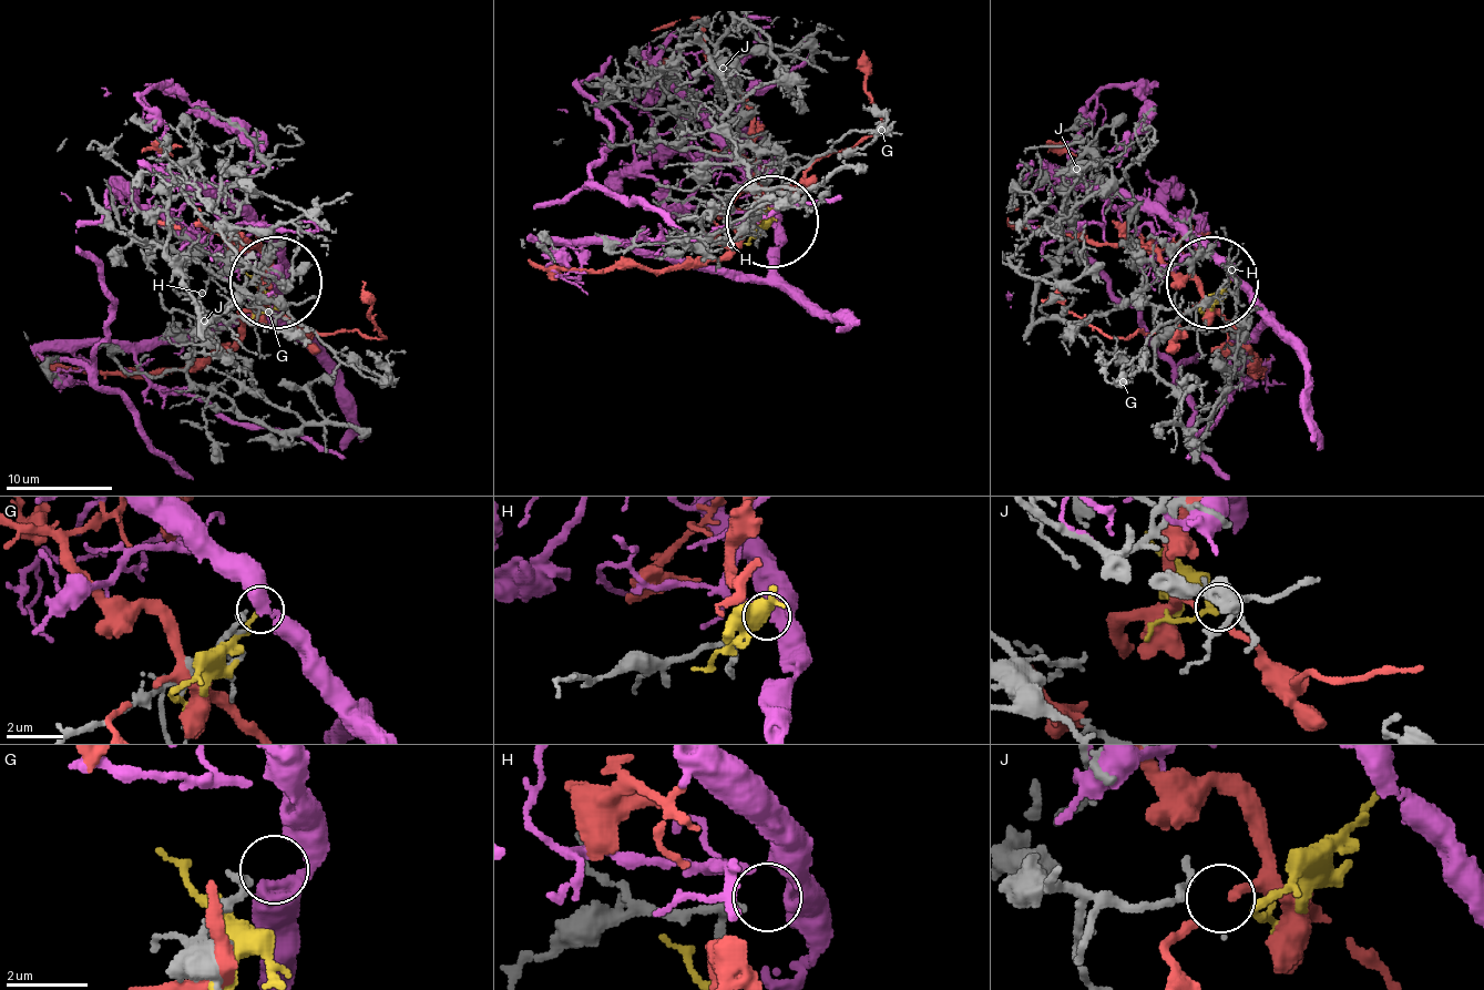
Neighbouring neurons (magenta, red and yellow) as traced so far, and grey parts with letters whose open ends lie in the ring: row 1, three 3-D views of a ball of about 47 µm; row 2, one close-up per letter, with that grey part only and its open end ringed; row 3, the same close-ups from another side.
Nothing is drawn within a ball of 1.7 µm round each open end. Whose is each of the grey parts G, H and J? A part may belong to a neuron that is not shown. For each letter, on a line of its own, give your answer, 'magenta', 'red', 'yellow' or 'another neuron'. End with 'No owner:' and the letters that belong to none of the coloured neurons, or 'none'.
G: magenta
H: another neuron
J: yellow
No owner: H

